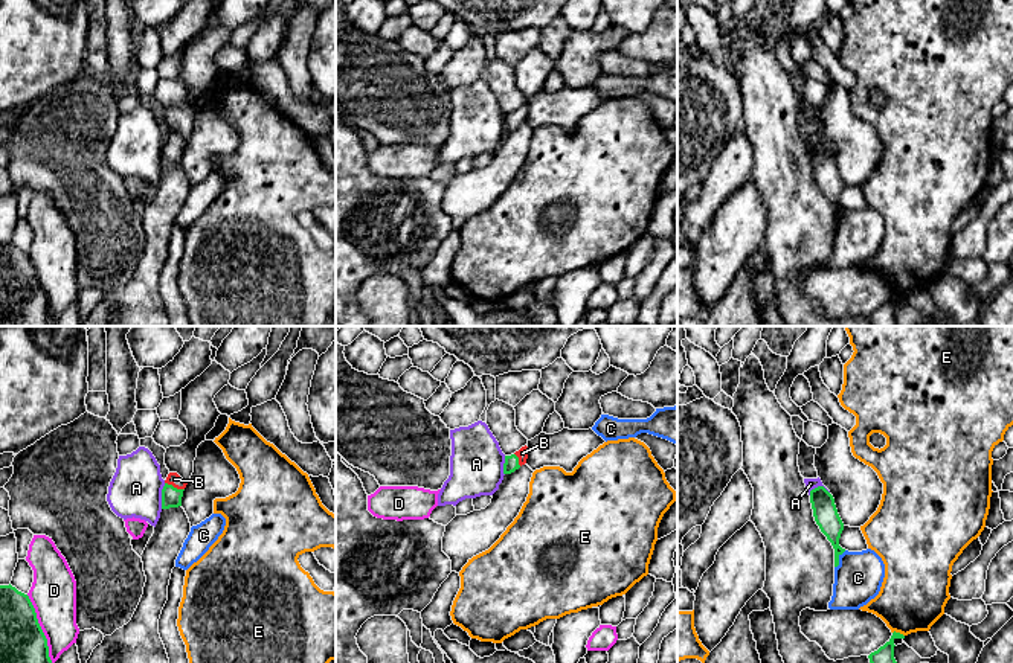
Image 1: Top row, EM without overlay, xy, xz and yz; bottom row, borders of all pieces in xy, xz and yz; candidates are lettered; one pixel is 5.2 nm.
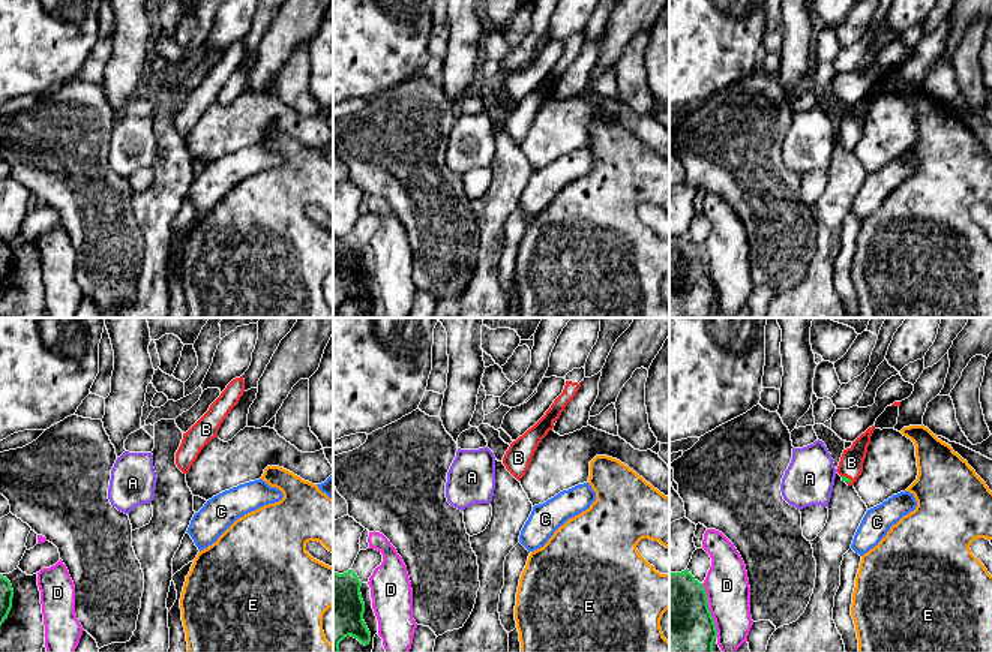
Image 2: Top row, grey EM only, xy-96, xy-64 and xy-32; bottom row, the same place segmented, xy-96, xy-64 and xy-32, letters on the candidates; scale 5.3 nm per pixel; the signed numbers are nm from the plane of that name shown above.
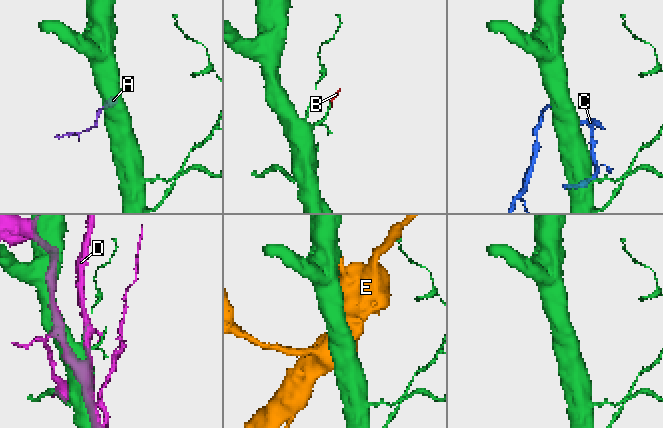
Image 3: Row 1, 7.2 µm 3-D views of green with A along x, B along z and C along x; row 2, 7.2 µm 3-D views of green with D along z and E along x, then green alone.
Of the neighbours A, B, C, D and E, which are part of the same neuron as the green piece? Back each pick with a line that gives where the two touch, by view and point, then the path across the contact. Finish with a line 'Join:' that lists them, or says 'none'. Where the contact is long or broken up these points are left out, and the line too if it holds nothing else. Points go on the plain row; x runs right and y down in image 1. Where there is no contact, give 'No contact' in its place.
B: Touches green at xy (173, 145). Path across: xy (171, 156), (173, 145), (174, 137)
Join: B

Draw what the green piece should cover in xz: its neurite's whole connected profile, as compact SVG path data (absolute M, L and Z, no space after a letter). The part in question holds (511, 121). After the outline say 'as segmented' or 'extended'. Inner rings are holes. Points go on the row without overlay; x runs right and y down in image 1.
M522 105L519 110L516 110L511 114L505 114L505 122L503 122L503 133L511 133L516 128L519 128L522 123L526 122L528 117L528 105Z | extended

